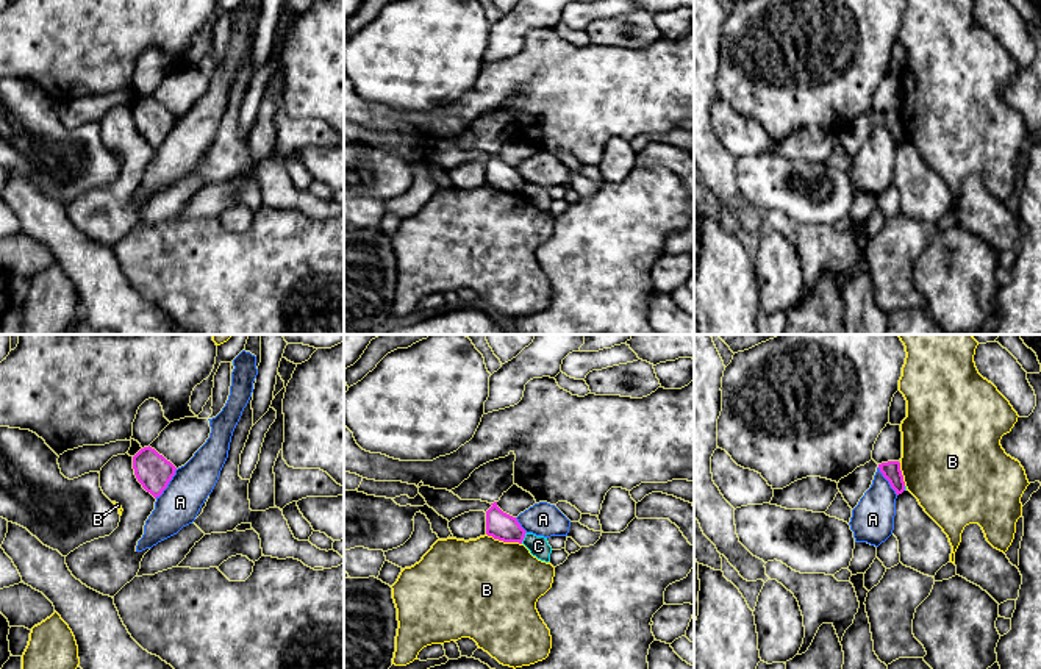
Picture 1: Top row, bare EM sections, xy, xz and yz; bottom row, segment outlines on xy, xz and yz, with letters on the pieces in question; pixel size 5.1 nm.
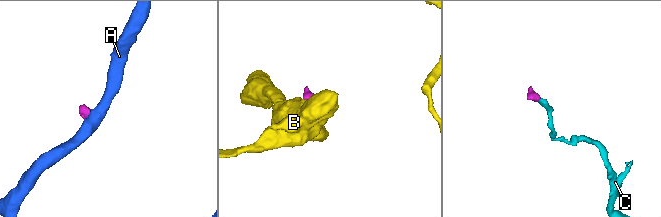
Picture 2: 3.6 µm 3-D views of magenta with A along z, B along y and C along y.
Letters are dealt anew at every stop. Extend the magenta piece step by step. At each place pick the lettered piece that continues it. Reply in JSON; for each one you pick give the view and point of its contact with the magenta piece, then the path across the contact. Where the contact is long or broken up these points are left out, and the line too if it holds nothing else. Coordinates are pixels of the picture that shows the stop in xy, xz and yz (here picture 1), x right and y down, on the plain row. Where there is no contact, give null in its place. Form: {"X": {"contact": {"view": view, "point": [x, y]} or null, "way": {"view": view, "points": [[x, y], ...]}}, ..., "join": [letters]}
{"join": []}

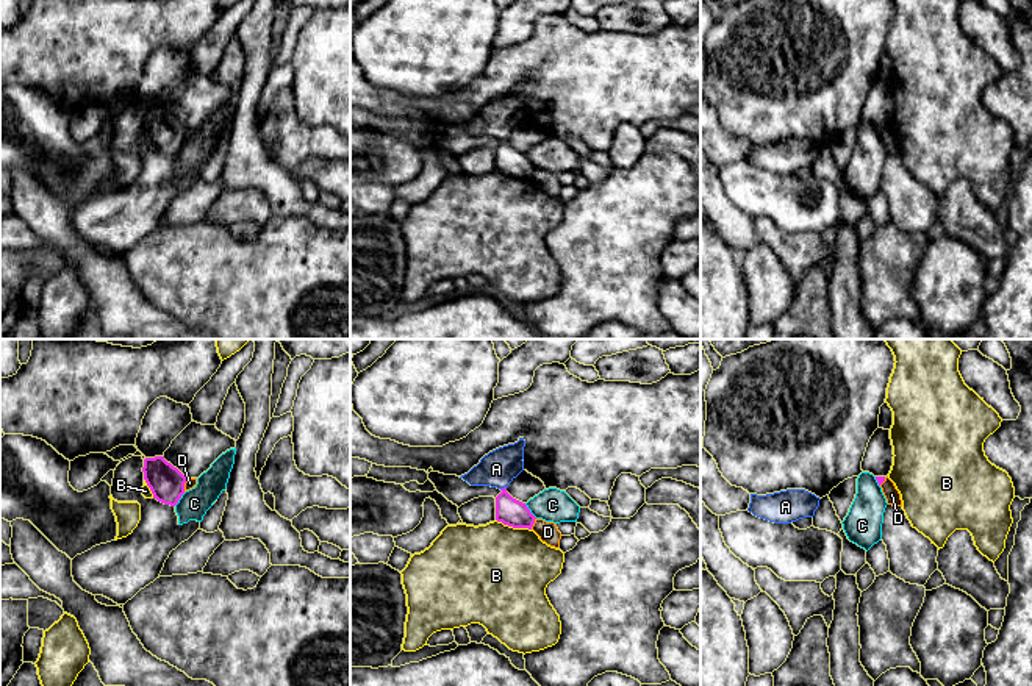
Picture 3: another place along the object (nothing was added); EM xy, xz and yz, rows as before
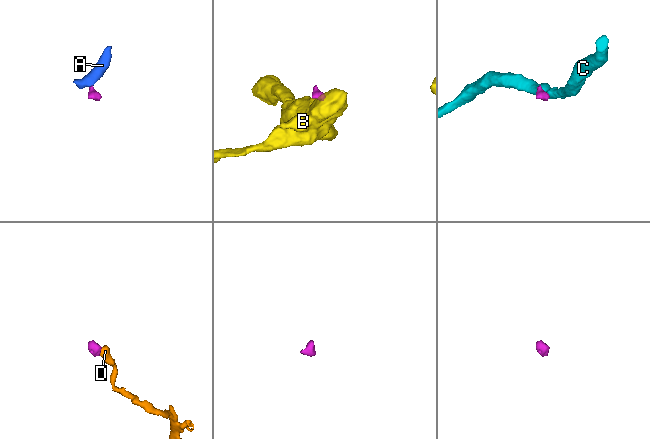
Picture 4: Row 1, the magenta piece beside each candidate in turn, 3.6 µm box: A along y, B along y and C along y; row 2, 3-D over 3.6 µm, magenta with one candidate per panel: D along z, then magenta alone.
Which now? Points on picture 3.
{"A": {"contact": {"view": "xz", "point": [504, 138]}, "way": {"view": "xz", "points": [[510, 161], [504, 152], [504, 138], [496, 119]]}}, "join": ["A"]}

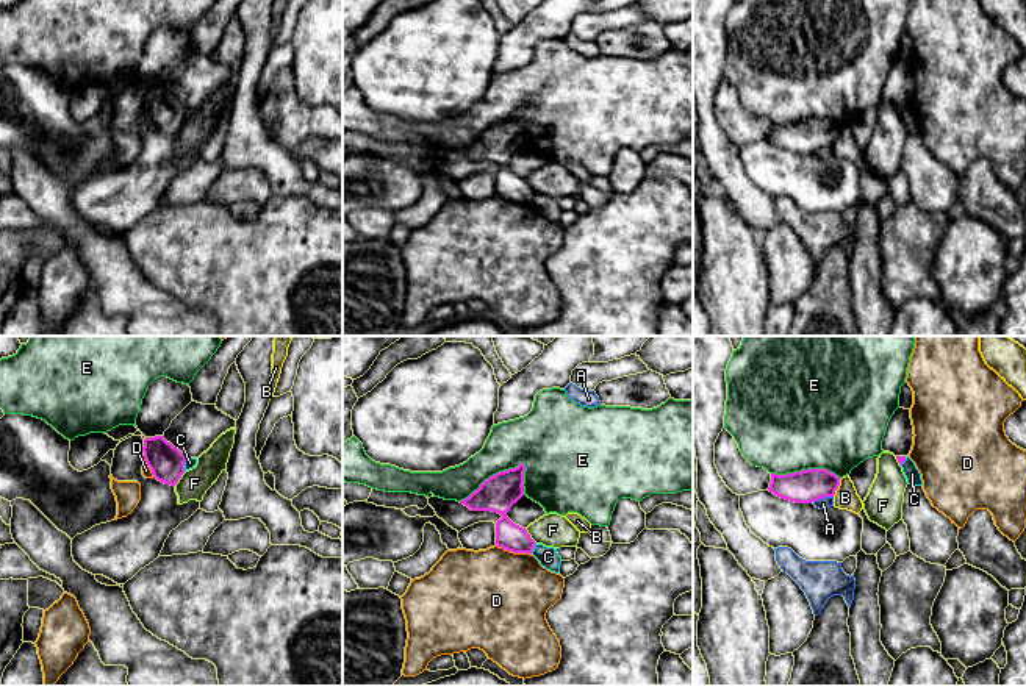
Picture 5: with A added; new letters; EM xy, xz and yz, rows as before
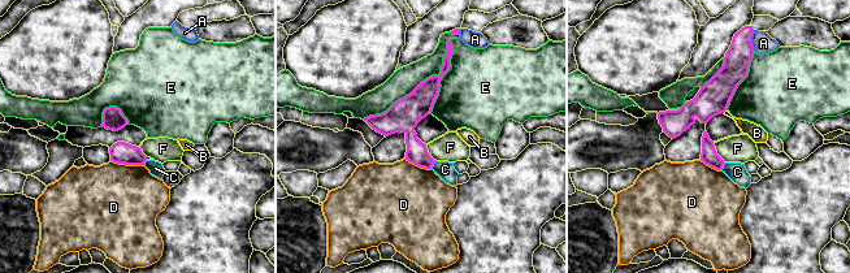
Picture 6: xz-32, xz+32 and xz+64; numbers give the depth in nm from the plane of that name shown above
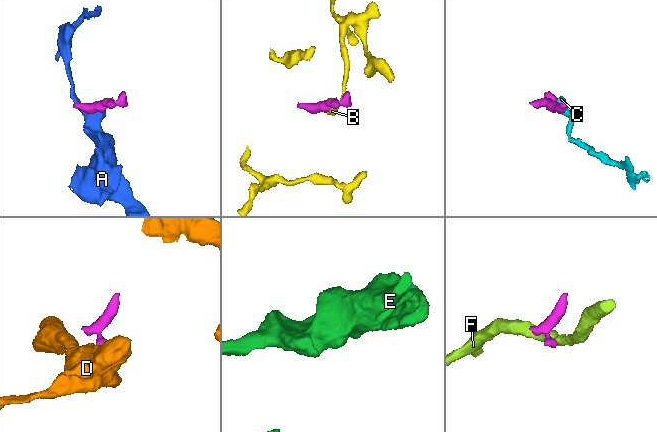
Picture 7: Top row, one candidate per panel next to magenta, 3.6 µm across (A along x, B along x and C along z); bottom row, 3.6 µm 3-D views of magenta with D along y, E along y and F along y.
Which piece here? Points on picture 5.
{"join": []}

